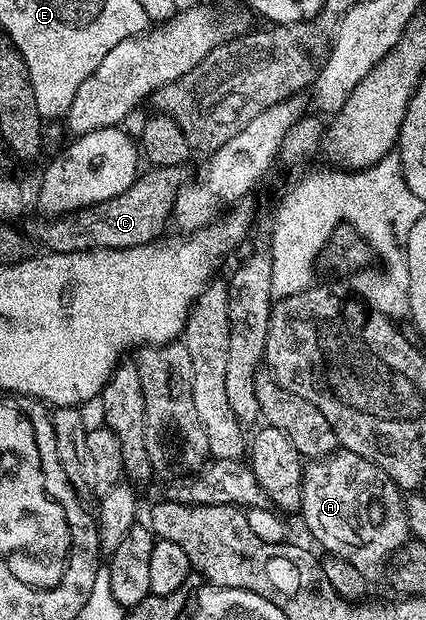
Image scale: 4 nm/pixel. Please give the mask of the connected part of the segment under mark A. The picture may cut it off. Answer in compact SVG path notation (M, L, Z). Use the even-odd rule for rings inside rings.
M336 450L304 467L301 517L324 553L345 558L357 570L372 574L409 539L405 500L399 496L401 489L373 462L356 452Z

